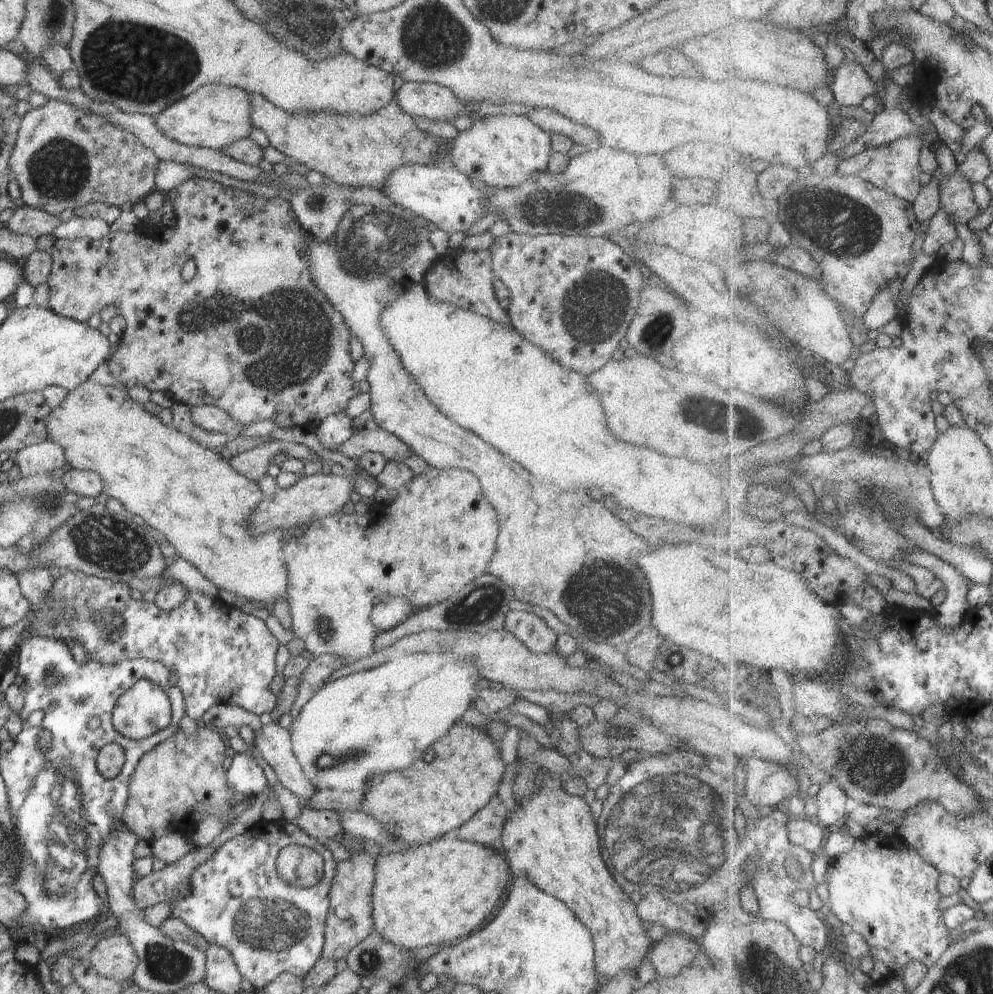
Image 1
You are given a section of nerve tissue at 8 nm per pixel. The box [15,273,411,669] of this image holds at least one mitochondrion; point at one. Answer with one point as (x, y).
(281, 337)

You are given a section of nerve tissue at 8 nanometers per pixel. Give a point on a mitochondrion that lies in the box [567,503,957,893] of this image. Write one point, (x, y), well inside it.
(870, 763)

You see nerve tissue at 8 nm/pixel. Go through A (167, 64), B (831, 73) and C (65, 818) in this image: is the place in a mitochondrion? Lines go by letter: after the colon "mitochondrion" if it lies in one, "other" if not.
A: mitochondrion
B: other
C: mitochondrion

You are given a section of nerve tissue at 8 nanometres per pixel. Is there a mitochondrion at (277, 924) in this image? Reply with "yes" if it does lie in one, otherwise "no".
yes

